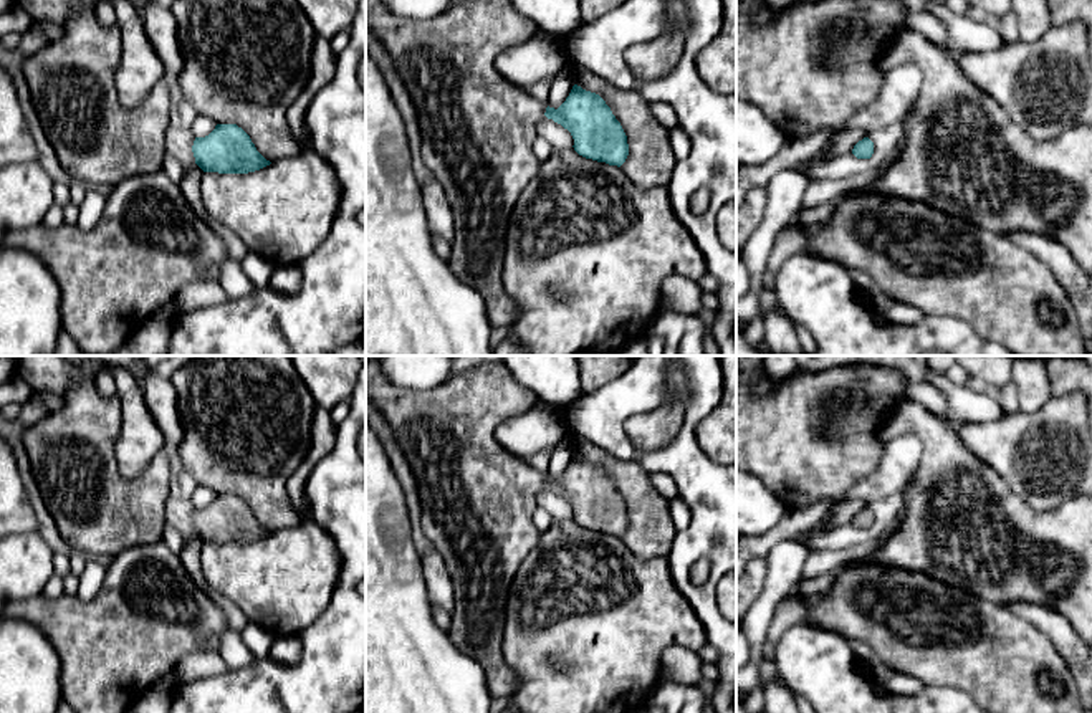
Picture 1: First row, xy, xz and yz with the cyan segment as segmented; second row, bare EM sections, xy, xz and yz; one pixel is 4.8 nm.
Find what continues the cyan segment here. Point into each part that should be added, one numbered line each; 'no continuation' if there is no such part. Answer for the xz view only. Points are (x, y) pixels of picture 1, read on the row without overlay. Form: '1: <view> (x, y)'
1: xz (477, 498)

